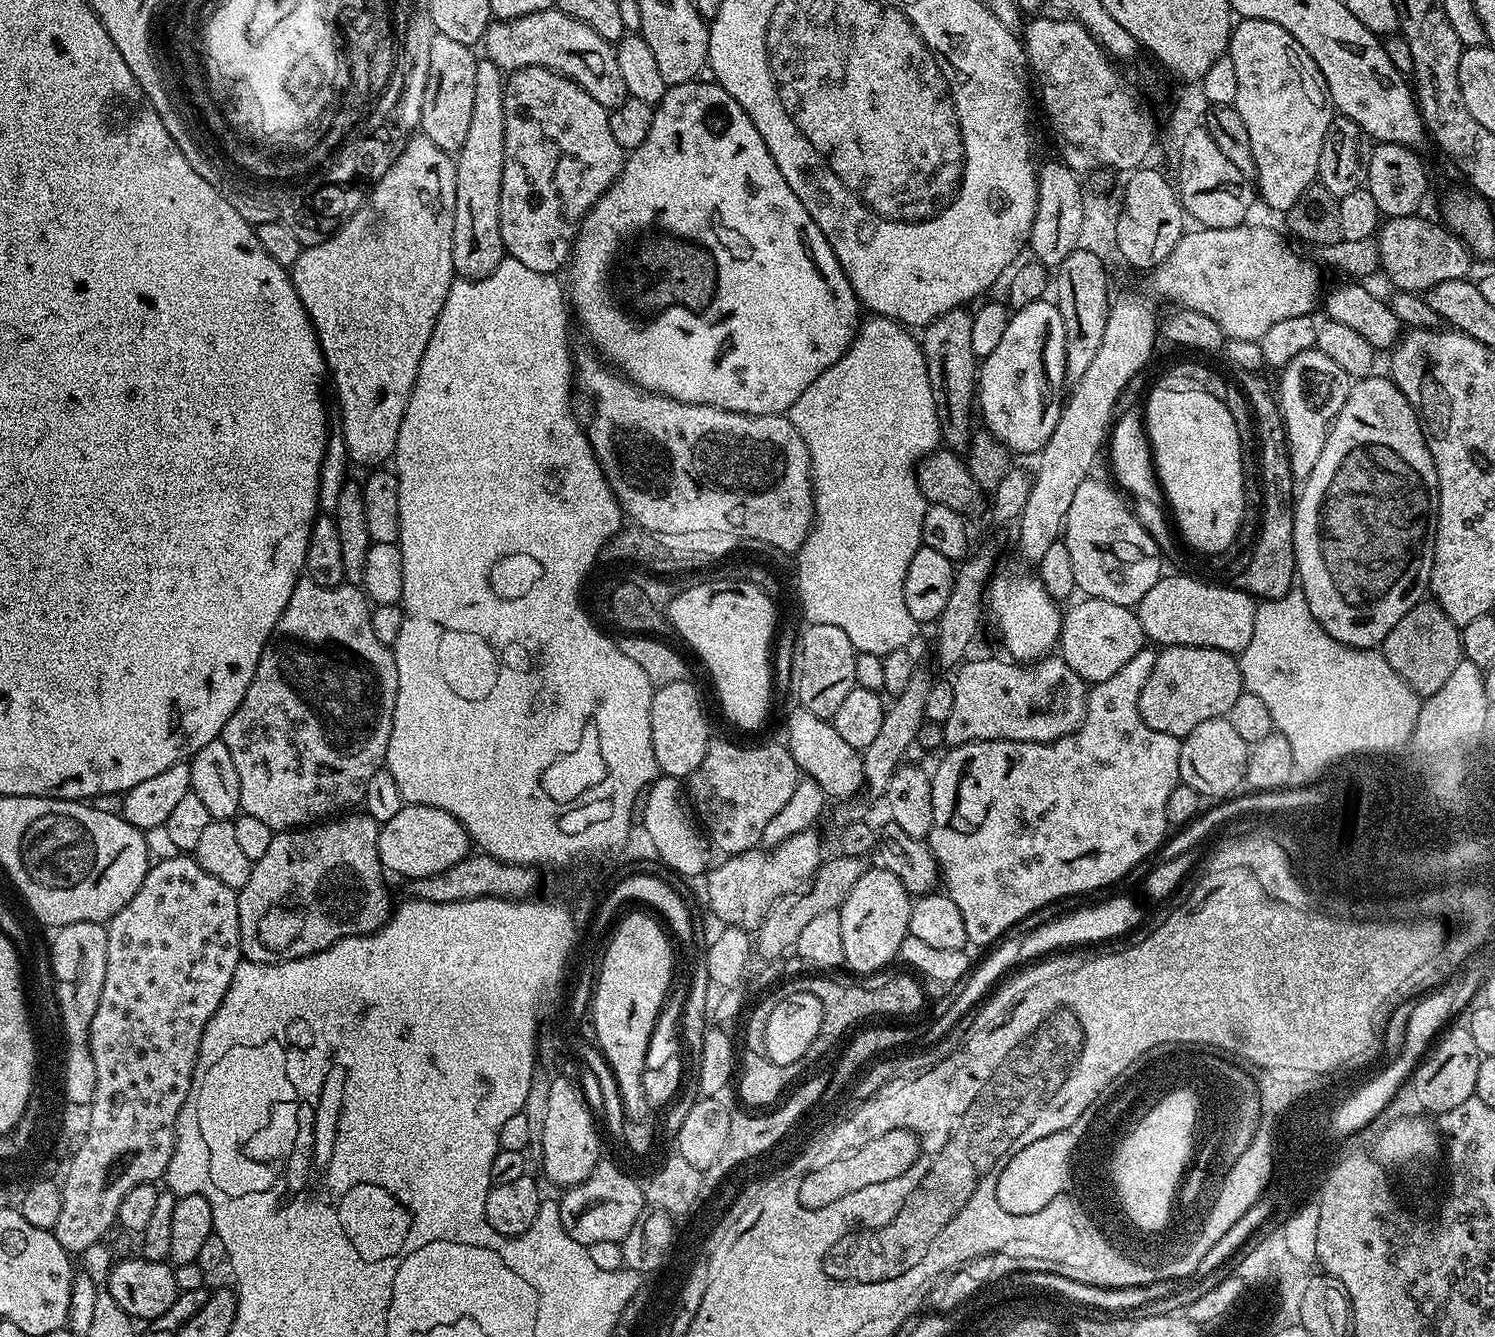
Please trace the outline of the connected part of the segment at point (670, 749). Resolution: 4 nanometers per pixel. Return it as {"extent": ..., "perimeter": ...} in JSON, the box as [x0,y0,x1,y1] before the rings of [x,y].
{"extent":[650,679,710,778],"perimeter":[[[691,679],[659,685],[650,702],[650,738],[654,742],[657,769],[663,775],[687,778],[706,758],[710,733],[708,716],[700,701],[700,692]]]}

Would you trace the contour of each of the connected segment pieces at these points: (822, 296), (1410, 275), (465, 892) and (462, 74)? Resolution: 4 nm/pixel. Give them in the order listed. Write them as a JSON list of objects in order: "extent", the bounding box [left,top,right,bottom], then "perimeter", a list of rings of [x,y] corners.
[{"extent":[566,82,862,416],"perimeter":[[[691,82],[674,85],[665,91],[660,103],[655,105],[653,124],[650,126],[645,140],[637,148],[627,153],[624,169],[620,171],[620,177],[604,191],[602,198],[598,198],[596,205],[584,215],[584,220],[580,223],[580,233],[577,234],[572,245],[570,263],[566,268],[566,273],[568,272],[566,296],[570,301],[570,312],[575,323],[577,320],[584,327],[585,334],[592,339],[593,345],[591,344],[591,347],[613,369],[619,370],[632,383],[643,388],[645,392],[657,392],[660,396],[669,396],[678,402],[686,402],[687,404],[713,404],[715,408],[741,412],[751,416],[778,416],[787,413],[788,409],[794,406],[794,402],[798,402],[802,390],[806,390],[806,386],[810,386],[810,382],[814,382],[814,378],[818,378],[818,374],[822,374],[830,366],[834,366],[834,362],[838,362],[838,358],[842,358],[842,354],[852,345],[857,327],[862,320],[862,315],[860,316],[862,305],[856,299],[852,283],[846,278],[846,274],[842,270],[830,242],[826,242],[822,230],[818,230],[814,218],[810,218],[806,206],[802,206],[798,194],[794,194],[794,190],[790,190],[790,182],[786,182],[786,178],[782,178],[782,170],[778,170],[778,162],[774,162],[774,158],[770,158],[770,150],[766,146],[766,142],[762,142],[762,134],[758,134],[758,130],[754,130],[754,122],[746,114],[746,110],[742,110],[742,106],[738,106],[738,102],[734,102],[734,98],[730,98],[730,94],[726,94],[726,90],[720,87],[719,84],[715,82],[709,82],[709,84],[700,83]]]},{"extent":[1375,215,1474,293],"perimeter":[[[1423,215],[1389,216],[1381,223],[1375,237],[1380,255],[1381,273],[1388,275],[1393,289],[1401,292],[1427,293],[1438,282],[1463,280],[1469,275],[1474,257],[1459,236],[1452,235],[1443,223],[1423,220]]]},{"extent":[410,854,541,904],"perimeter":[[[470,854],[462,862],[450,866],[450,870],[411,881],[410,887],[411,895],[415,899],[443,904],[477,900],[483,896],[523,900],[535,893],[541,877],[541,873],[535,867],[526,864],[507,864],[487,854]]]},{"extent":[419,34,478,154],"perimeter":[[[439,34],[433,35],[430,42],[430,74],[426,78],[426,94],[422,98],[422,118],[419,131],[434,146],[444,152],[455,154],[459,152],[462,142],[466,142],[466,133],[470,131],[470,117],[474,111],[474,74],[478,61],[473,49],[462,42],[454,42],[454,38],[446,38]]]}]

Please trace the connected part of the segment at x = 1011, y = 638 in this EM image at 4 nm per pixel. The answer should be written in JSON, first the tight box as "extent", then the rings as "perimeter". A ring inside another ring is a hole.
{"extent":[986,571,1062,662],"perimeter":[[[997,571],[986,589],[986,612],[996,623],[996,632],[1009,657],[1016,662],[1044,659],[1057,647],[1062,608],[1042,586],[1039,575],[1028,572]]]}

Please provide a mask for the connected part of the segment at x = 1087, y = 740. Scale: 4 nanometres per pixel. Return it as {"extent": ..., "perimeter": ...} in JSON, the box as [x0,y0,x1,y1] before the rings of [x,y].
{"extent":[927,646,1181,946],"perimeter":[[[1145,646],[1118,670],[1106,682],[1093,684],[1088,689],[1088,709],[1086,718],[1078,731],[1071,732],[1049,744],[1038,742],[1014,742],[1013,740],[979,740],[973,744],[958,744],[947,749],[948,753],[940,760],[936,772],[931,773],[932,801],[934,802],[934,826],[927,838],[927,845],[936,863],[940,865],[943,891],[958,906],[962,913],[962,922],[966,922],[966,934],[969,945],[988,944],[992,946],[1005,935],[1007,928],[1019,925],[1030,914],[1048,904],[1056,904],[1067,896],[1080,896],[1083,892],[1092,892],[1095,888],[1104,888],[1115,880],[1127,877],[1134,866],[1144,864],[1151,852],[1160,848],[1164,835],[1170,831],[1166,818],[1166,798],[1170,798],[1170,790],[1180,783],[1178,758],[1180,757],[1181,737],[1162,734],[1158,730],[1150,730],[1146,722],[1142,722],[1142,714],[1138,710],[1138,698],[1142,694],[1142,686],[1146,686],[1146,678],[1154,670],[1157,649]]]}

